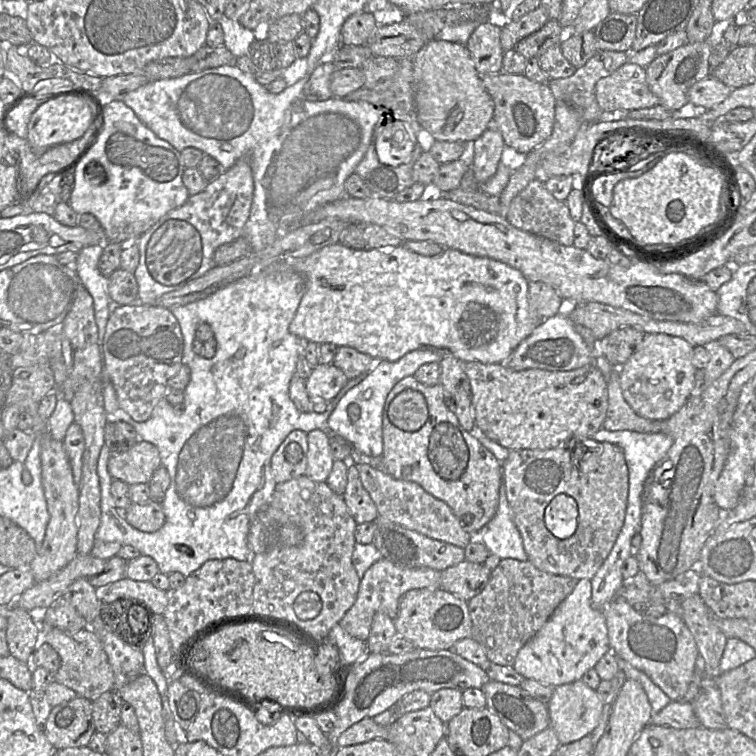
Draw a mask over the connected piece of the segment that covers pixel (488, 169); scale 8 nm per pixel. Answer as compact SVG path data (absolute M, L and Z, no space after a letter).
M492 125L475 141L475 157L471 169L479 185L491 179L501 162L504 140Z

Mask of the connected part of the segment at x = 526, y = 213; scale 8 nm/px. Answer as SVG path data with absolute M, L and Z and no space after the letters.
M534 179L511 202L506 219L514 227L556 241L564 246L573 246L575 222L566 201L556 199L545 187L545 183Z

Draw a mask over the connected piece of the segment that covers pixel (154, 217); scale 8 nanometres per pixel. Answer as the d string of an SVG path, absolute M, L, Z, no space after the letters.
M123 101L99 102L100 123L90 145L74 168L74 188L67 203L79 215L93 214L99 220L108 243L126 245L136 241L168 212L186 203L190 196L182 180L186 166L181 152L159 138Z

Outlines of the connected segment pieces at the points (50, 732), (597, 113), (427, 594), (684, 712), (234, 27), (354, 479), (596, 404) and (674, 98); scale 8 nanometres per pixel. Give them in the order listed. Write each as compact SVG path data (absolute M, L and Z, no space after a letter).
M78 697L52 708L43 732L55 750L88 746L96 732L92 702Z
M599 50L568 78L550 79L548 86L557 100L573 106L585 124L599 121L603 113L596 95L596 83L628 62L630 52Z
M412 589L399 601L394 619L397 634L411 641L416 649L449 650L461 639L472 638L468 601L443 589Z
M671 701L660 711L653 713L651 723L676 729L689 729L700 726L691 702Z
M223 16L218 21L212 21L212 22L218 22L222 26L224 31L224 46L234 55L236 59L239 59L242 56L248 56L250 45L254 41L264 41L267 39L267 26L264 28L264 30L259 31L250 30L242 26L238 20L232 20L226 16Z
M349 463L347 485L342 497L357 524L372 522L378 517L377 508L363 487L355 464Z
M464 363L469 379L476 427L508 450L541 450L565 446L572 439L590 439L603 427L608 408L607 382L594 363L569 371L515 371L505 363Z
M711 40L702 42L687 42L673 51L657 56L646 68L648 86L655 94L659 103L674 112L685 112L689 109L688 90L696 82L710 75L709 56L711 52Z

